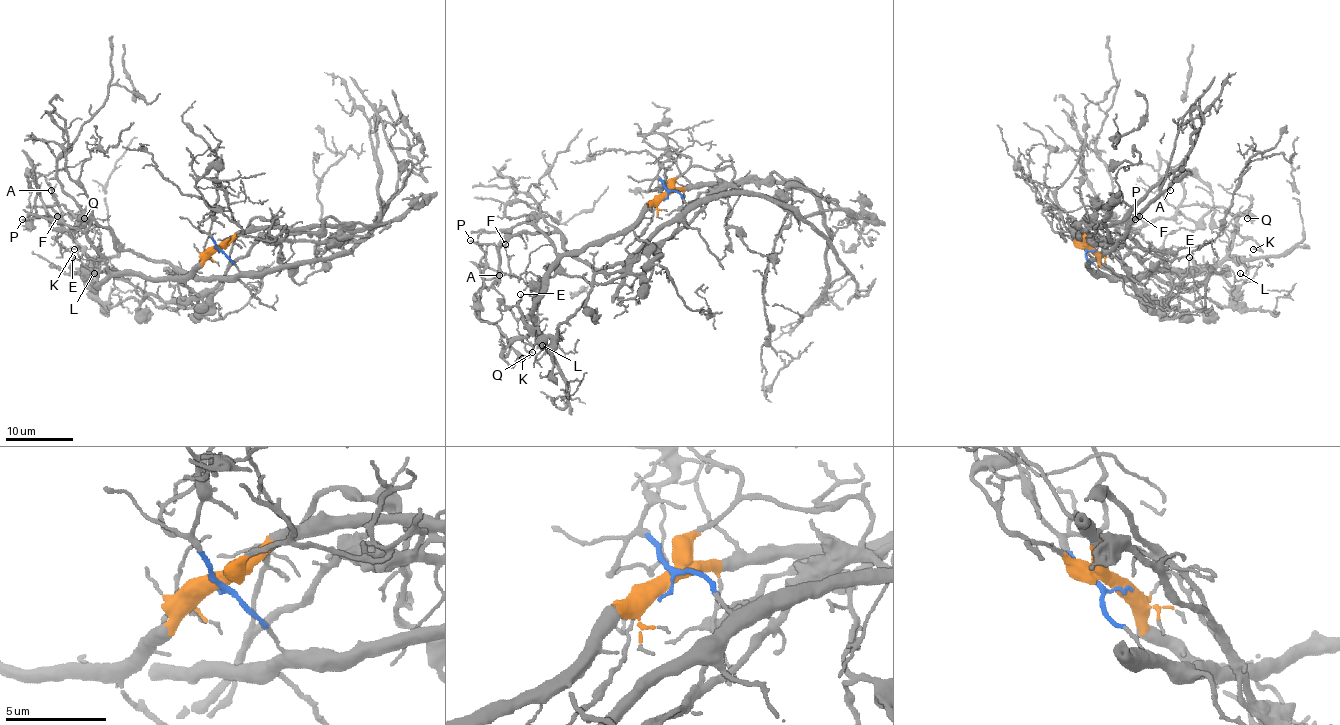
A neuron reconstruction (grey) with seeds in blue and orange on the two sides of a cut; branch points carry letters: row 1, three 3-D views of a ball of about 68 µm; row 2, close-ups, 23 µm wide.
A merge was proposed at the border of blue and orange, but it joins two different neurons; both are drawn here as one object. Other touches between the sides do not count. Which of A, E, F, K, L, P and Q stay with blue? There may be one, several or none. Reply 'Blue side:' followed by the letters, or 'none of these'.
Blue side: A, F, P, Q

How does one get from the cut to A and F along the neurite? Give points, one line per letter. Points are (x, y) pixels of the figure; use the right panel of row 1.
A: (1090, 250), (1101, 272), (1145, 277), (1163, 259), (1128, 221), (1170, 218), (1184, 196), (1175, 172), (1170, 189)
F: (1090, 250), (1085, 257), (1102, 274), (1145, 277), (1163, 259), (1128, 228), (1128, 221), (1138, 228), (1140, 216)

